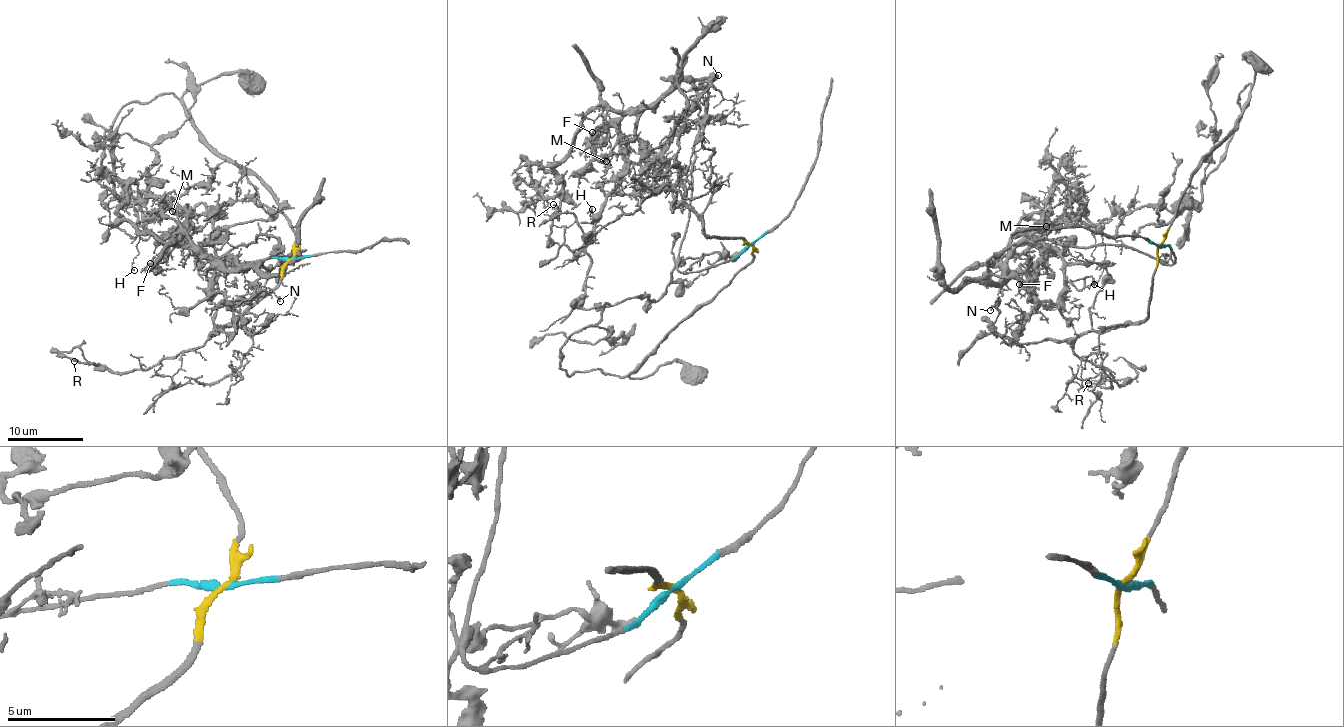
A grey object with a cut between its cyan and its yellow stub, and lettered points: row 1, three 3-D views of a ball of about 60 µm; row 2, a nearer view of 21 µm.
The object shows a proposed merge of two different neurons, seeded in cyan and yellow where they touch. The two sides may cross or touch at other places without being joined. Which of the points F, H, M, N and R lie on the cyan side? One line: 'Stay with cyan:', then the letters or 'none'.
Stay with cyan: F, H, M

